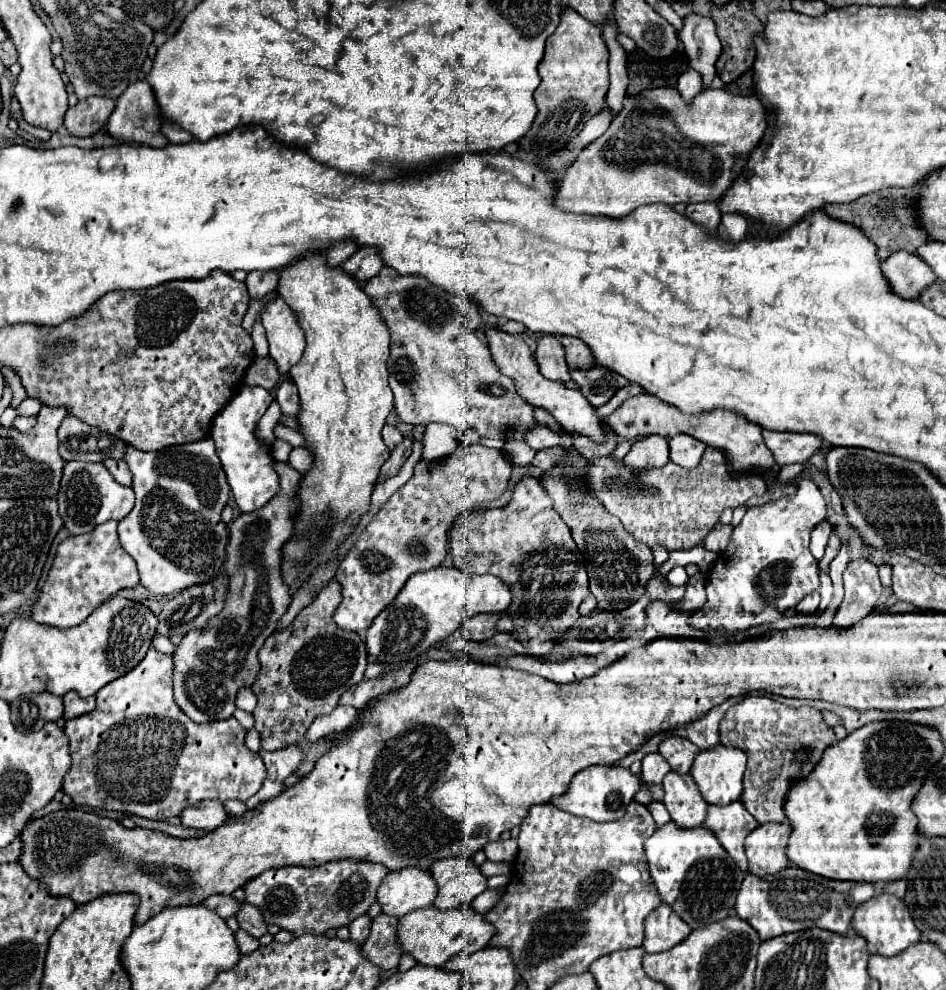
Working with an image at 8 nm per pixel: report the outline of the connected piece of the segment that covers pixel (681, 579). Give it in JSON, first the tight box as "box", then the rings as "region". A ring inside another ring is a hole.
{"box":[666,567,688,585],"region":[[[674,567],[674,569],[668,573],[666,579],[668,579],[672,585],[686,585],[686,583],[688,583],[688,575],[686,575],[684,567]]]}

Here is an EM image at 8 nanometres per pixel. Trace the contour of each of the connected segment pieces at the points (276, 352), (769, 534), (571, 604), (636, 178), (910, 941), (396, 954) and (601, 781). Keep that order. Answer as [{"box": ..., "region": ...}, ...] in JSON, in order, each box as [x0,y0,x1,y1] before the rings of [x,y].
[{"box":[262,297,304,375],"region":[[[282,297],[270,301],[262,313],[266,327],[266,339],[270,345],[270,357],[274,359],[278,373],[286,375],[296,365],[304,351],[304,331],[300,329],[294,313]]]},{"box":[688,477,826,635],"region":[[[802,477],[802,479],[798,481],[798,491],[796,491],[796,495],[792,495],[792,497],[782,497],[782,499],[778,499],[778,501],[772,501],[772,503],[766,503],[766,505],[760,505],[760,507],[750,507],[750,509],[746,511],[742,523],[734,529],[732,539],[730,539],[726,551],[722,551],[722,553],[718,555],[714,567],[708,571],[708,575],[706,575],[706,603],[704,603],[700,609],[696,609],[696,611],[692,613],[692,617],[688,619],[688,625],[694,627],[694,629],[700,629],[700,631],[722,631],[722,633],[726,633],[726,635],[732,635],[732,633],[736,633],[736,631],[746,631],[746,629],[750,629],[750,627],[768,625],[768,623],[780,619],[786,609],[794,609],[808,593],[818,591],[818,589],[820,589],[818,561],[812,557],[808,545],[810,545],[810,533],[812,533],[812,529],[814,529],[820,521],[824,521],[824,519],[826,519],[826,503],[824,503],[824,497],[820,495],[818,487],[816,487],[808,477]]]},{"box":[450,477,590,657],"region":[[[524,477],[522,481],[518,481],[512,501],[504,507],[482,509],[476,513],[462,513],[460,517],[456,517],[456,523],[450,533],[450,547],[454,567],[458,567],[460,571],[490,573],[510,583],[510,589],[514,591],[514,603],[506,611],[514,611],[514,623],[522,627],[522,631],[518,631],[518,635],[514,637],[518,637],[520,643],[534,657],[546,657],[554,649],[554,643],[550,643],[550,635],[564,631],[566,627],[574,625],[580,619],[578,605],[590,593],[586,567],[582,563],[582,555],[578,555],[578,547],[574,547],[570,529],[552,509],[552,501],[538,479]]]},{"box":[558,87,768,217],"region":[[[672,87],[652,89],[652,93],[656,99],[628,97],[610,129],[580,151],[558,183],[558,207],[624,217],[640,205],[690,205],[724,197],[768,127],[760,99],[706,89],[686,105]]]},{"box":[852,893,920,957],"region":[[[888,893],[876,895],[874,899],[862,903],[862,907],[858,907],[858,911],[852,917],[852,927],[860,937],[868,941],[868,951],[872,955],[892,957],[920,941],[920,931],[914,927],[914,921],[910,919],[910,911],[906,909],[904,901]]]},{"box":[362,913,402,971],"region":[[[382,913],[372,921],[370,935],[362,945],[364,957],[382,971],[398,967],[402,951],[396,943],[396,929],[398,929],[398,919]]]},{"box":[552,765,640,821],"region":[[[618,765],[588,767],[586,771],[580,771],[578,775],[574,775],[570,789],[564,795],[554,797],[552,803],[556,807],[562,807],[570,813],[576,813],[576,815],[582,815],[594,821],[614,821],[626,813],[626,807],[638,793],[638,789],[640,789],[640,777],[632,775],[624,767],[618,767]]]}]

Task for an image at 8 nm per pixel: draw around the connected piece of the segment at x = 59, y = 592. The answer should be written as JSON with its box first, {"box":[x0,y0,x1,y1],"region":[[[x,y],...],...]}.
{"box":[30,521,138,629],"region":[[[106,521],[90,533],[70,535],[58,545],[48,579],[32,605],[30,617],[42,625],[68,629],[82,623],[104,599],[114,597],[120,589],[136,587],[138,583],[136,561],[120,545],[118,523]]]}

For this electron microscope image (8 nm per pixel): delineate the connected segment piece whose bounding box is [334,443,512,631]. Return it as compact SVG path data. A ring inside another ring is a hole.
M460 443L458 449L444 457L442 460L420 461L414 467L412 479L400 487L370 519L366 529L356 539L354 547L346 553L342 563L336 569L334 579L342 587L342 603L338 605L334 613L334 621L340 629L346 631L362 631L368 629L374 621L374 617L394 601L394 597L400 593L404 583L410 575L418 571L428 571L438 567L444 557L448 555L448 541L446 533L450 529L450 523L456 515L462 511L472 511L476 507L482 507L490 501L496 501L508 487L512 473L512 463L508 455L500 449L488 449L480 443Z

